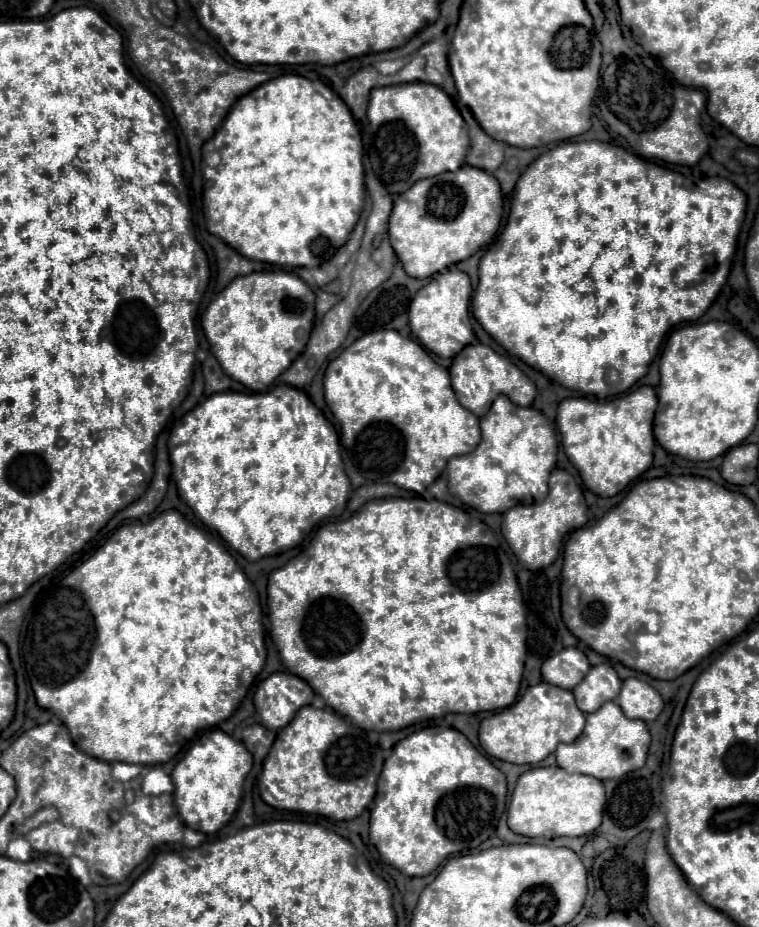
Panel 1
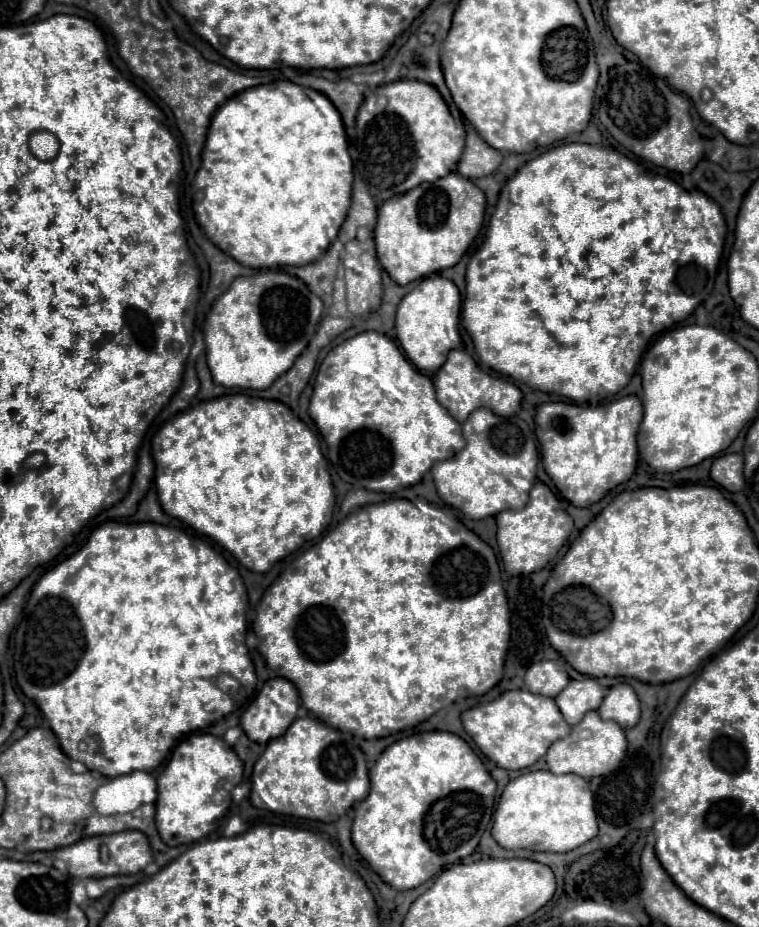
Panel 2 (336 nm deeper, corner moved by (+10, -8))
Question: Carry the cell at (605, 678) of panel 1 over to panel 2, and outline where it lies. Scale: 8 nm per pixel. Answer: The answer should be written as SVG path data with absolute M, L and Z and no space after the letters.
M584 678L584 680L572 680L556 696L556 704L558 704L564 720L570 726L574 726L582 720L582 716L586 712L598 710L604 696L606 696L606 690L598 684L596 678Z

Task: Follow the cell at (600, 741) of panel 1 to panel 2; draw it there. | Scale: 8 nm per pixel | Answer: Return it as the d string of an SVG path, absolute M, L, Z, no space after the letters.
M588 712L580 724L576 724L568 738L554 742L546 752L548 770L554 774L576 774L586 780L596 776L608 776L616 770L628 750L628 742L624 730L618 728L612 720L602 720L598 712Z

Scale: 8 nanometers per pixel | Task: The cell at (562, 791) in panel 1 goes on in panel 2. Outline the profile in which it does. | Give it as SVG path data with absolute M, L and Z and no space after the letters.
M548 770L528 772L508 782L494 812L492 836L502 848L528 848L536 852L570 852L598 834L598 815L590 782L576 774L556 776Z

